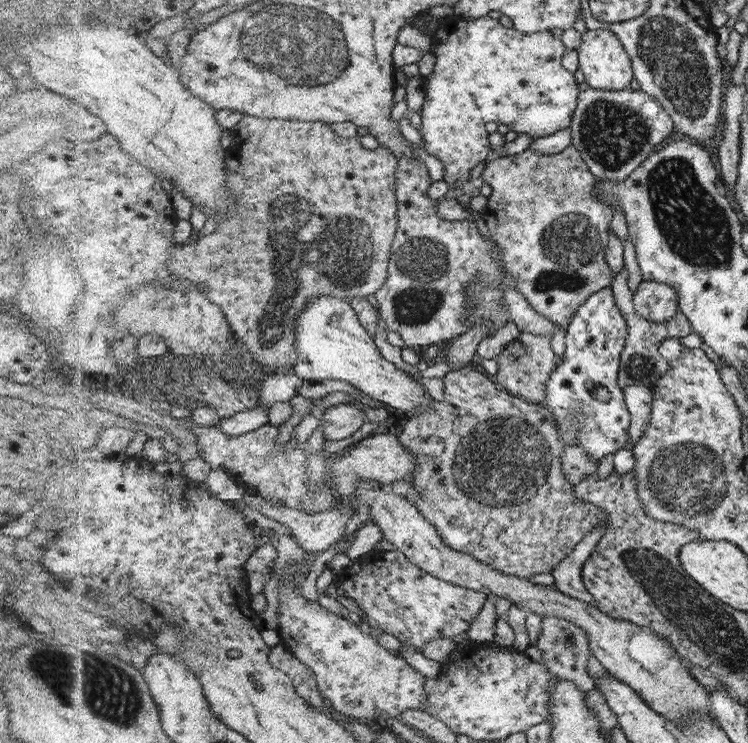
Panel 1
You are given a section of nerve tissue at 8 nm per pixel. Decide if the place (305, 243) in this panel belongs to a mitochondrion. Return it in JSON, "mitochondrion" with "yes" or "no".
{"mitochondrion":"yes"}

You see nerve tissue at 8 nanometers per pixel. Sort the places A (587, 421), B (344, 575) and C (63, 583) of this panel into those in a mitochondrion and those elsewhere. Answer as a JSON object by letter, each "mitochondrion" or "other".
{"A":"mitochondrion","B":"other","C":"other"}

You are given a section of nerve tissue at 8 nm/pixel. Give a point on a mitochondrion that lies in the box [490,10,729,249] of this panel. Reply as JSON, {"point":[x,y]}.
{"point":[670,52]}

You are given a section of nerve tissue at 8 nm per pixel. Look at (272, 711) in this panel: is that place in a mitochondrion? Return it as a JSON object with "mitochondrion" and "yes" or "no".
{"mitochondrion":"no"}

